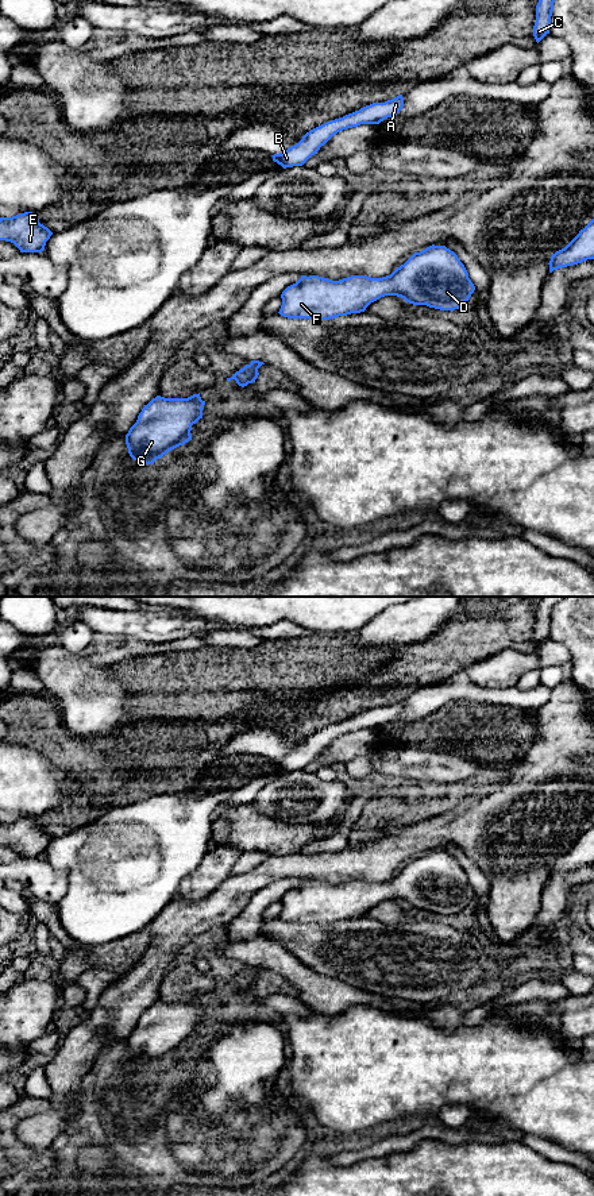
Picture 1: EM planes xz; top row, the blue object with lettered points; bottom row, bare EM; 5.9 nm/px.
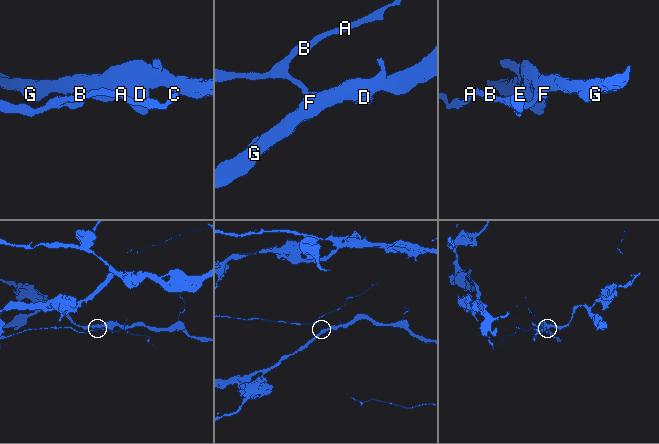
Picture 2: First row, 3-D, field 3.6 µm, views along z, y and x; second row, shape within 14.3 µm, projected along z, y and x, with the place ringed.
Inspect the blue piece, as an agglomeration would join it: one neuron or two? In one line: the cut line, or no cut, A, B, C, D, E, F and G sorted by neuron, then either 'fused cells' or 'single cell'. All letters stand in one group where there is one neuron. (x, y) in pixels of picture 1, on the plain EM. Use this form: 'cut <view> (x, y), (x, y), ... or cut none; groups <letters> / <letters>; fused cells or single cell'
cut none; groups A B C D E F G; single cell

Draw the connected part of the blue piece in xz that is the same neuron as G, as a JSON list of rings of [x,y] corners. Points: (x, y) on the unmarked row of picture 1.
[[[200,998],[188,1003],[153,1003],[126,1039],[130,1061],[153,1069],[169,1056],[192,1045],[192,1030],[202,1023],[204,1010]]]

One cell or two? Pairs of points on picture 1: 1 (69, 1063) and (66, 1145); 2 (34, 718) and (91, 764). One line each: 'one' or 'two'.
1: two
2: one

